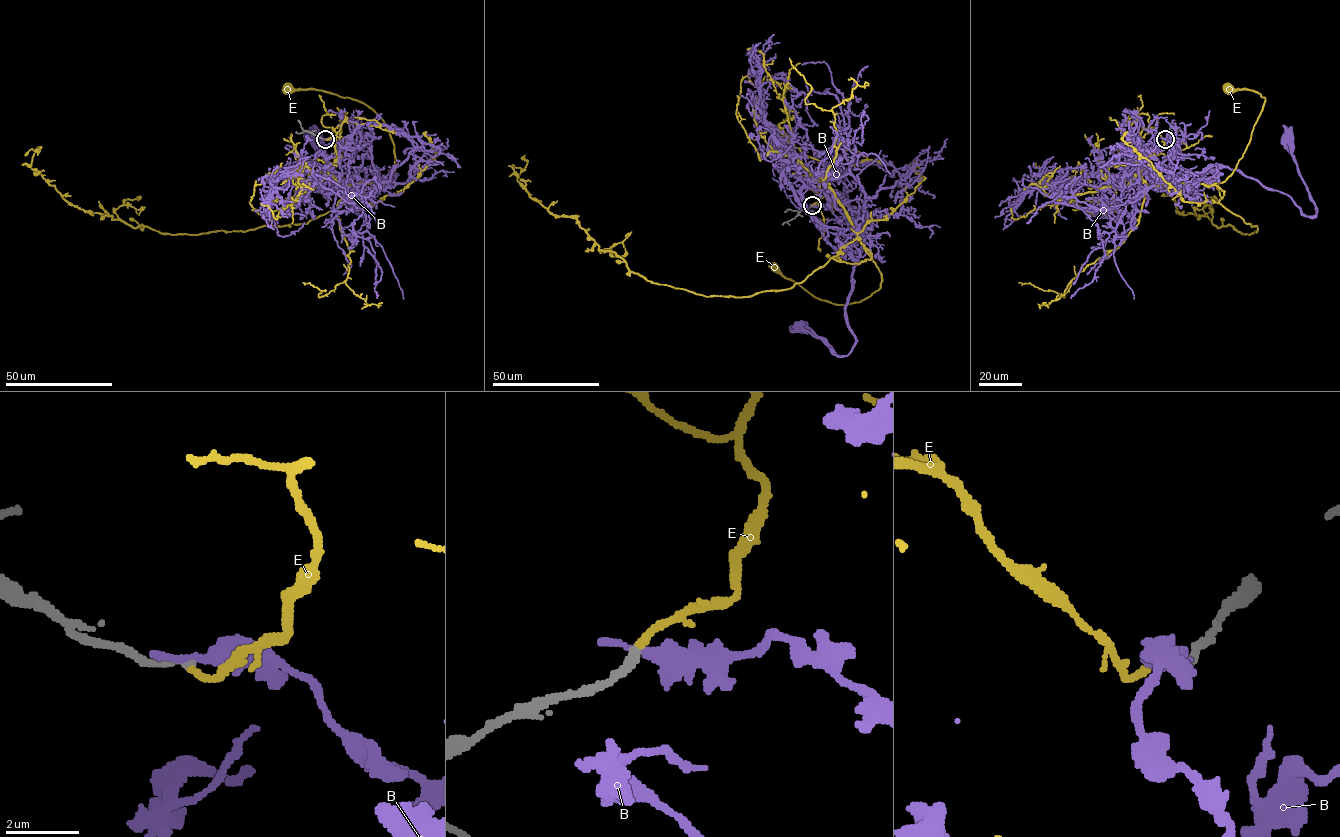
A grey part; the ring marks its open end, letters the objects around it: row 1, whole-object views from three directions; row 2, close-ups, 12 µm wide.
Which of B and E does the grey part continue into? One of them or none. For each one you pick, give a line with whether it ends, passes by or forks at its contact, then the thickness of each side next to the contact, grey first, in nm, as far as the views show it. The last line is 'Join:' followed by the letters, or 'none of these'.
E: it ends | 240/180 nm
Join: E

